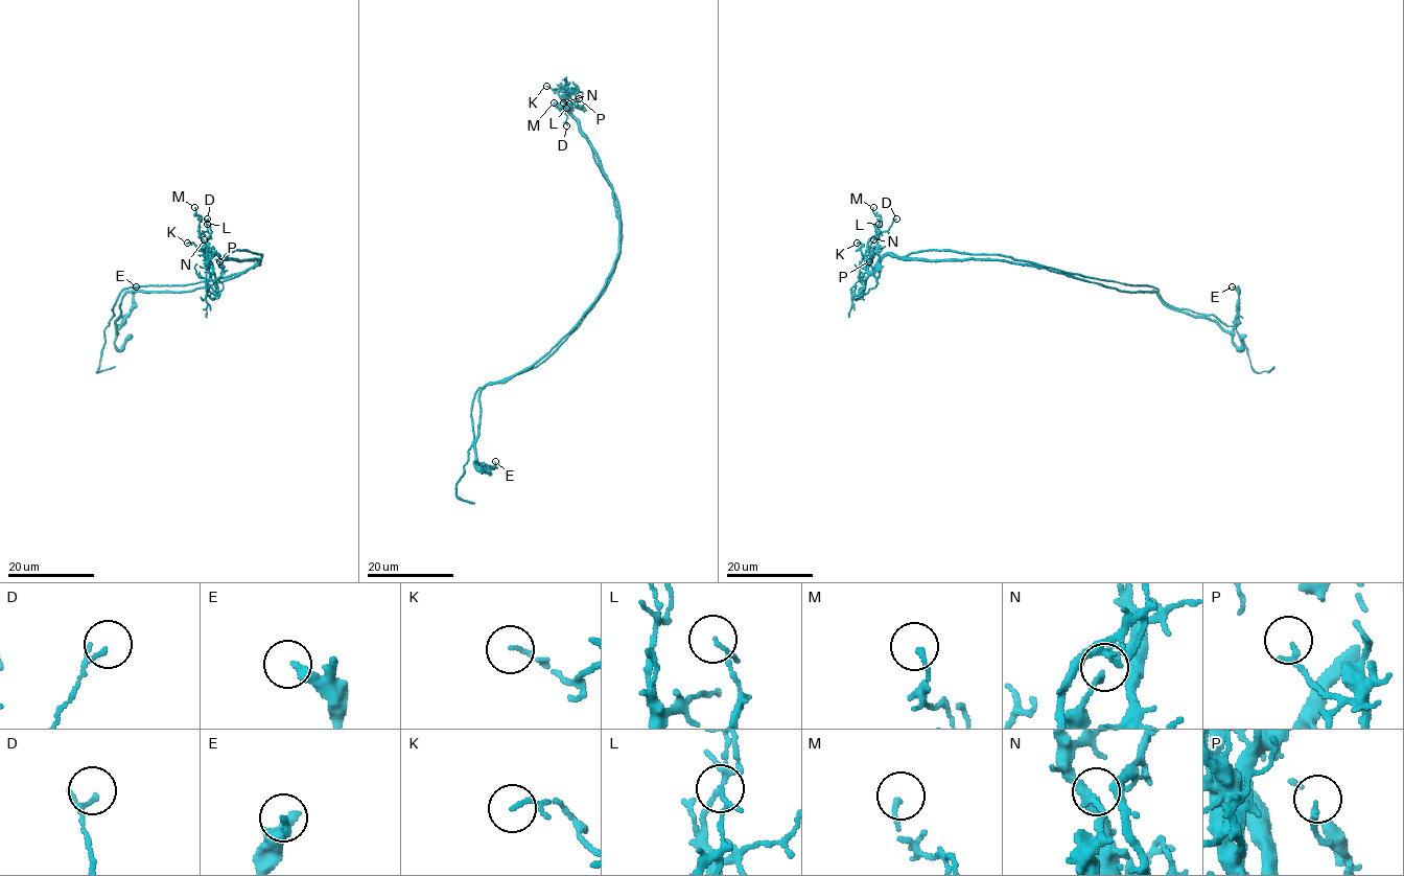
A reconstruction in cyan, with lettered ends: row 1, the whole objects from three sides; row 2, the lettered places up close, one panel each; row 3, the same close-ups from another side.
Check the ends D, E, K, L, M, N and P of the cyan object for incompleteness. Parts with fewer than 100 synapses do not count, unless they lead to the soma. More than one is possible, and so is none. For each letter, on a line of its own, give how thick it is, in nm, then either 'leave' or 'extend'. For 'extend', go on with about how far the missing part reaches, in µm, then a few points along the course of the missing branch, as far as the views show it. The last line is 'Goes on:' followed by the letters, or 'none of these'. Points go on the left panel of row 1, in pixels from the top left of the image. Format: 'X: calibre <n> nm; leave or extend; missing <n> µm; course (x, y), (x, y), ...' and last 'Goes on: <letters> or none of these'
D: calibre 90 nm; leave
E: calibre 220 nm; leave
K: calibre 90 nm; leave
L: calibre 120 nm; leave
M: calibre 140 nm; leave
N: calibre 110 nm; leave
P: calibre 170 nm; leave
Goes on: none of these

